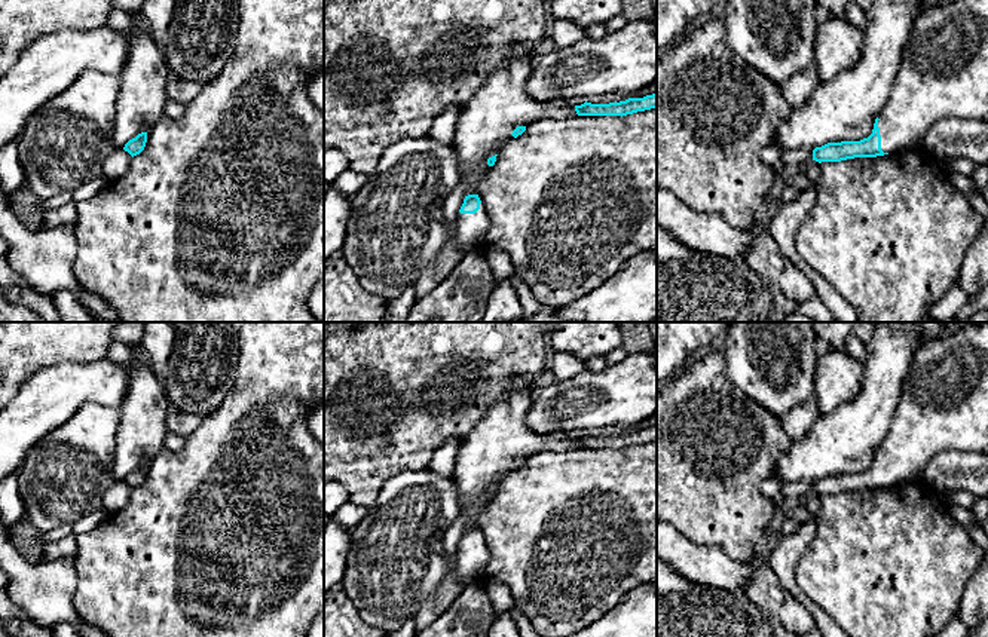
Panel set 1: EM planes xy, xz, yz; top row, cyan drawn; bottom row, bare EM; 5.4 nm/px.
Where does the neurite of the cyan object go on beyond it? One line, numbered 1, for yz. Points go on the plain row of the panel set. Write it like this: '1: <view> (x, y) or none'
1: yz (942, 407)

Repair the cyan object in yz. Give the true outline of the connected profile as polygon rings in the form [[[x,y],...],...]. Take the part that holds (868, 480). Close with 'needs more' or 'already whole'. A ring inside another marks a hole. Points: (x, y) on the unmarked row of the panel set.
[[[988,322],[969,324],[951,336],[923,342],[903,379],[887,437],[868,471],[828,475],[814,483],[784,483],[781,494],[792,503],[811,493],[841,494],[897,486],[915,480],[943,451],[988,453]]]; needs more

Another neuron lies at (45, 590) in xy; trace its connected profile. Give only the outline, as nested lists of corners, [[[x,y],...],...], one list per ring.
[[[0,512],[0,569],[7,576],[9,598],[24,609],[30,619],[52,627],[58,622],[79,622],[83,637],[108,637],[97,627],[82,624],[74,607],[77,570],[74,557],[52,561],[27,561],[10,540]]]

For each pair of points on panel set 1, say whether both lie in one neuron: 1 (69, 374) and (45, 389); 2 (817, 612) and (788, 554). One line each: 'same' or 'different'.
1: same
2: same

